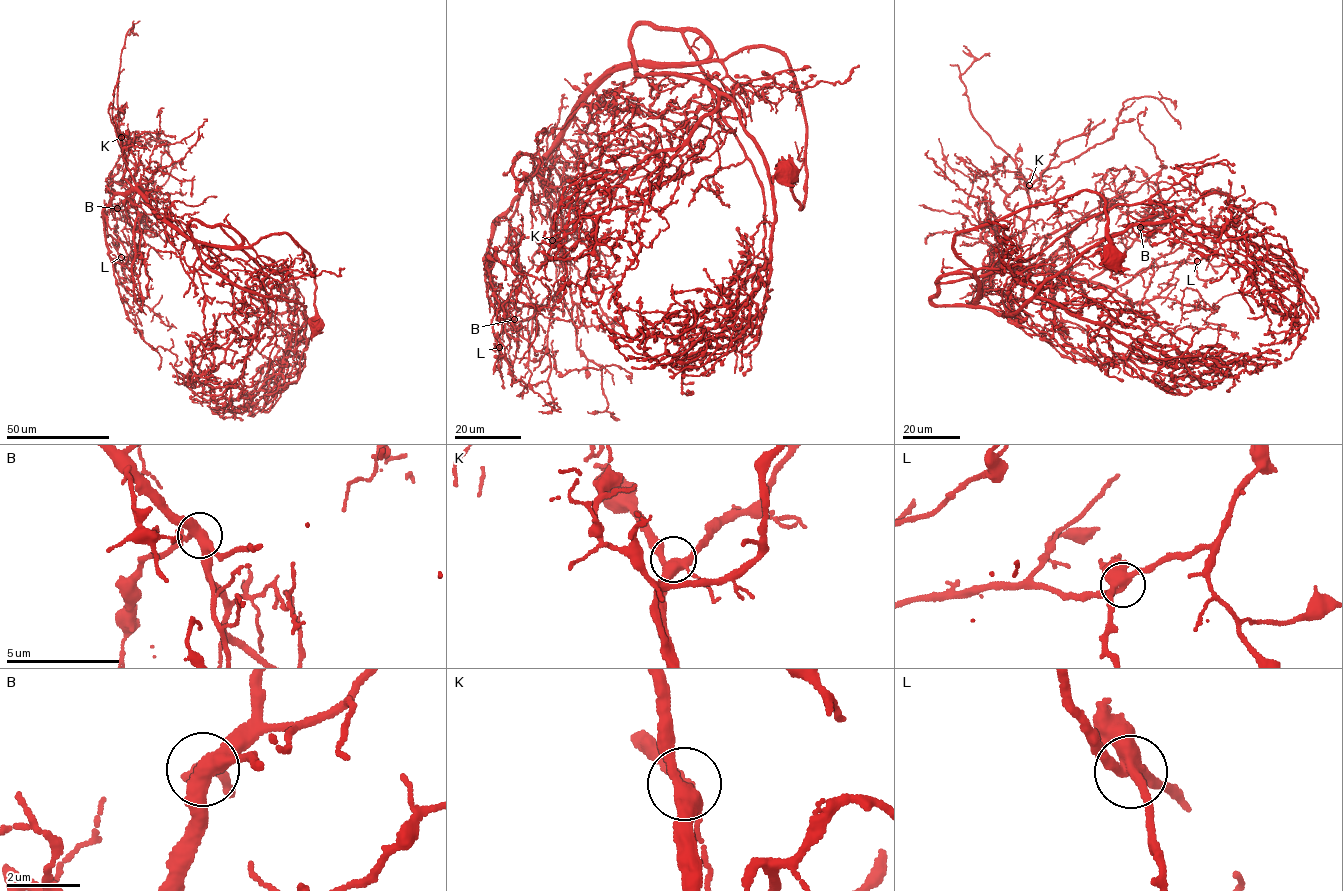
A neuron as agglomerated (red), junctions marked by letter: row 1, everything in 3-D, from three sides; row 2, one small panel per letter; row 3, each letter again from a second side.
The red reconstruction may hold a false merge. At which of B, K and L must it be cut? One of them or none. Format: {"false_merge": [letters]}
{"false_merge": []}

